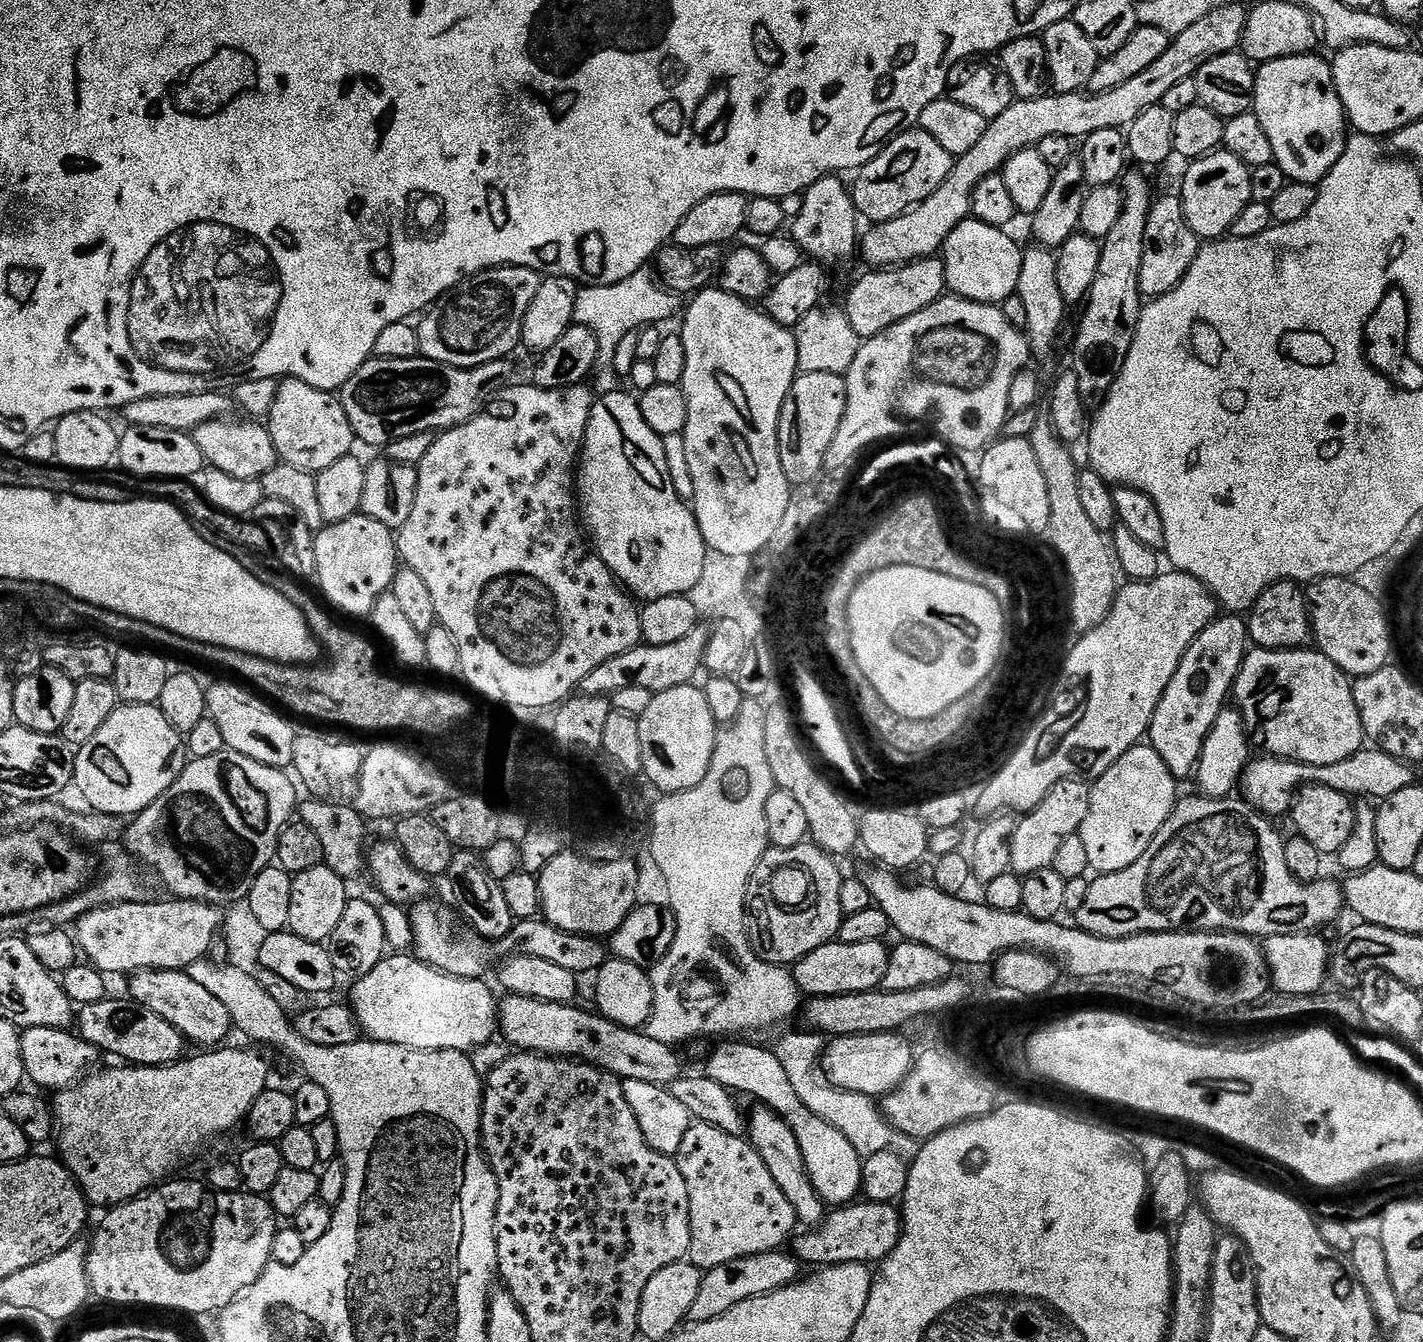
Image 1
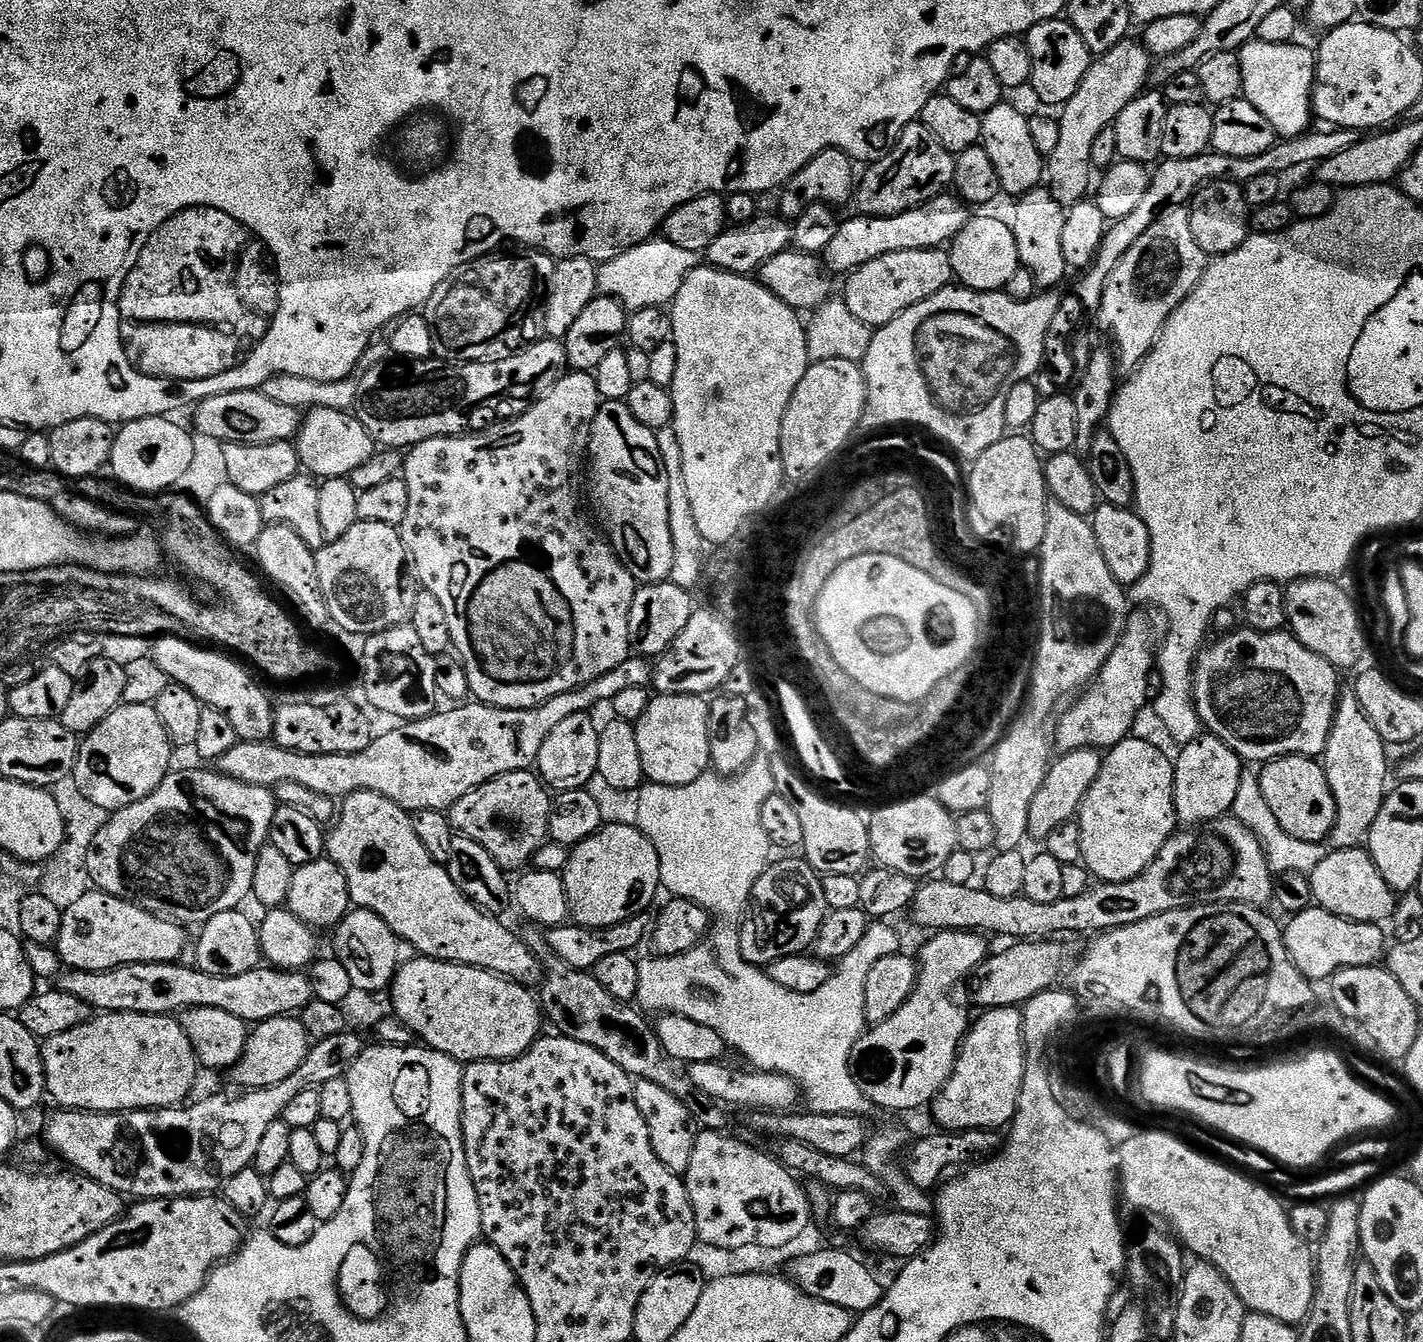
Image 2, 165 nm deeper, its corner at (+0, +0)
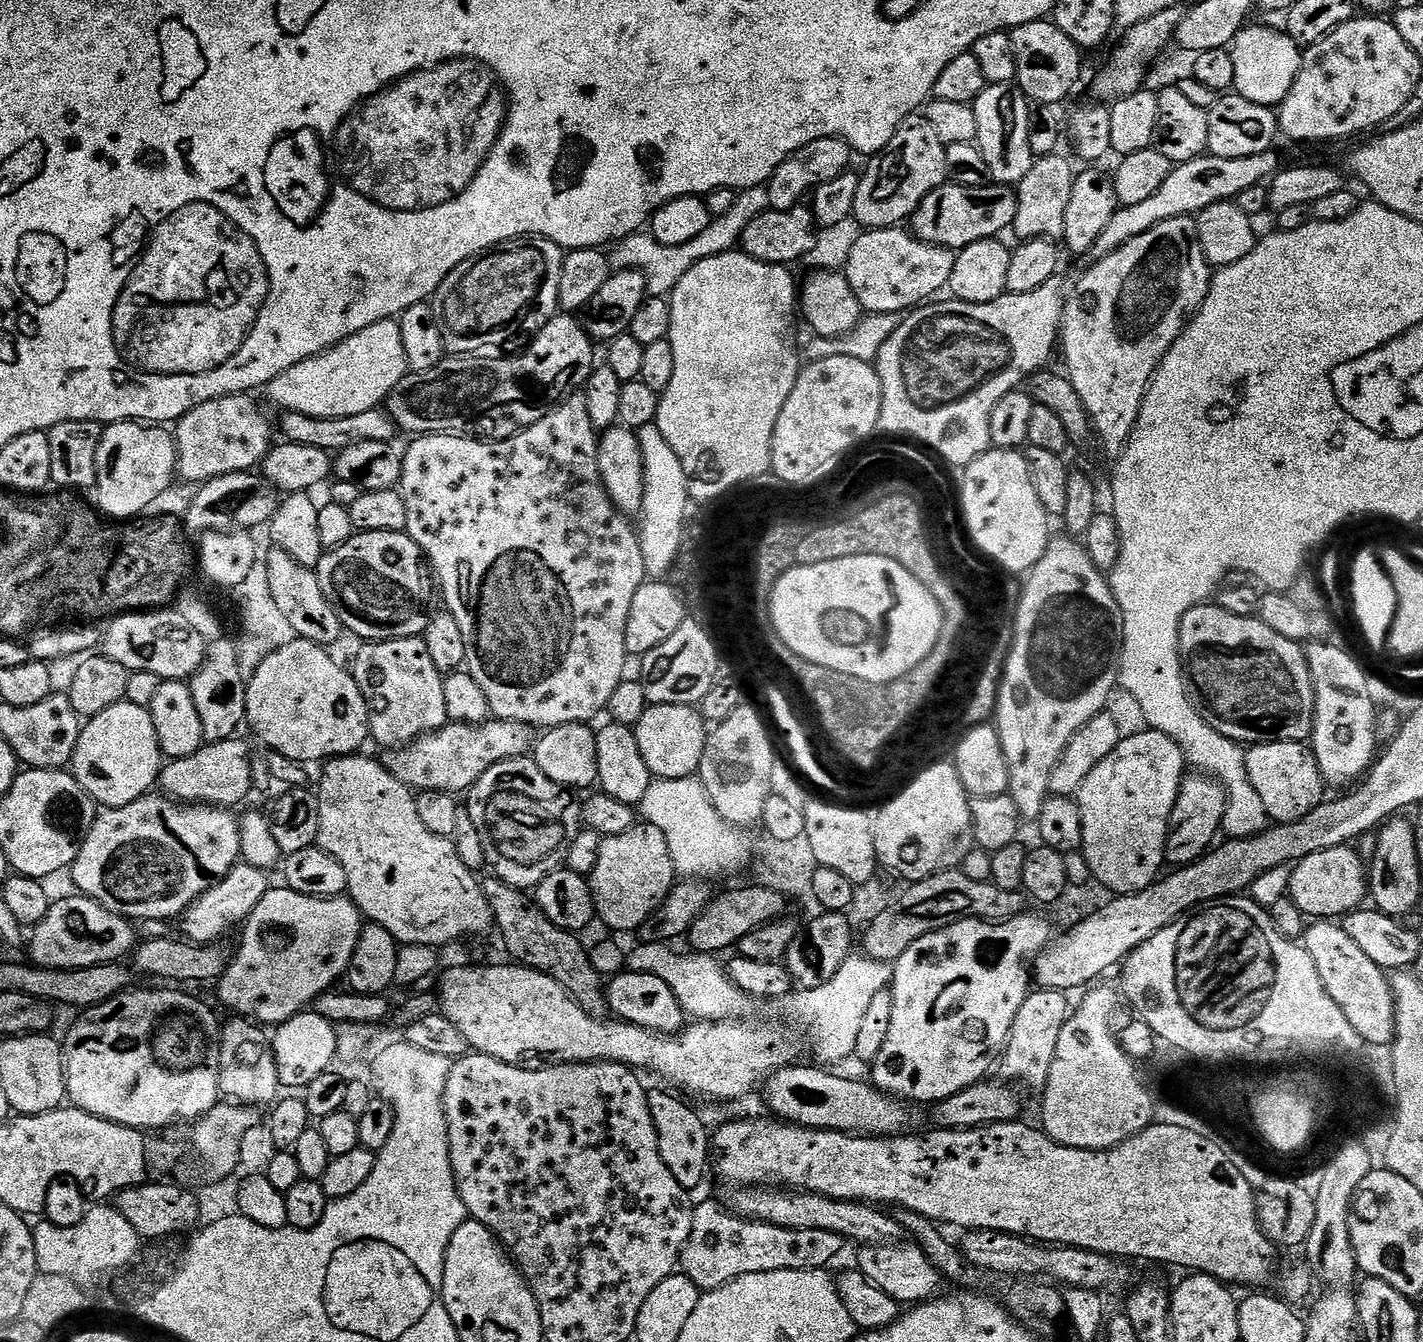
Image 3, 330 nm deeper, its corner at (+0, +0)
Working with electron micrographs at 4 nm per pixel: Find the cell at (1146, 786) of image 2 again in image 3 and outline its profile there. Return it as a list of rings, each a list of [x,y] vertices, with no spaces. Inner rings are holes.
[[[1159,734],[1148,735],[1152,736],[1132,736],[1129,740],[1127,737],[1119,748],[1110,750],[1110,754],[1090,770],[1078,793],[1084,839],[1082,851],[1086,862],[1090,862],[1092,879],[1116,896],[1129,896],[1131,892],[1146,890],[1161,875],[1160,867],[1166,864],[1164,847],[1170,814],[1180,796],[1180,785],[1186,779],[1186,761],[1175,739]]]

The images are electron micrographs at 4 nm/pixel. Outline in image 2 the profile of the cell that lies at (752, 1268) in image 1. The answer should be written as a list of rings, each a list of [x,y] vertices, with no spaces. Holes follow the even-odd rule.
[[[826,1246],[816,1254],[798,1258],[790,1265],[790,1279],[810,1298],[830,1302],[830,1306],[842,1306],[842,1310],[859,1314],[868,1312],[884,1297],[886,1288],[880,1280],[859,1260],[843,1248]]]

